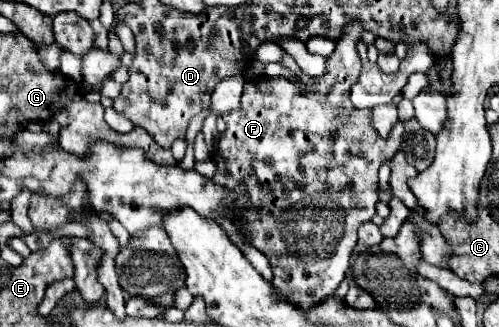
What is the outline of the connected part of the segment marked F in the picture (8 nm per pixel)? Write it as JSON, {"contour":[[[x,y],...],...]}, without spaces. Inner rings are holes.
{"contour":[[[351,20],[337,40],[335,52],[327,58],[325,74],[315,78],[315,86],[331,86],[327,94],[311,90],[299,94],[293,82],[271,76],[259,78],[257,84],[245,84],[241,108],[223,116],[227,130],[221,134],[213,154],[213,162],[217,166],[213,180],[219,186],[225,186],[233,198],[241,198],[241,206],[249,206],[249,214],[245,218],[249,218],[249,234],[253,234],[251,244],[269,258],[273,286],[279,290],[279,294],[301,310],[311,310],[325,298],[333,296],[345,278],[351,266],[351,252],[357,244],[357,228],[361,222],[367,222],[375,216],[375,204],[379,200],[379,166],[401,146],[403,122],[397,122],[391,134],[381,138],[369,124],[369,110],[357,110],[349,106],[349,90],[361,74],[361,58],[357,54],[361,32],[361,22]],[[235,164],[243,164],[243,170],[235,170]]]}

